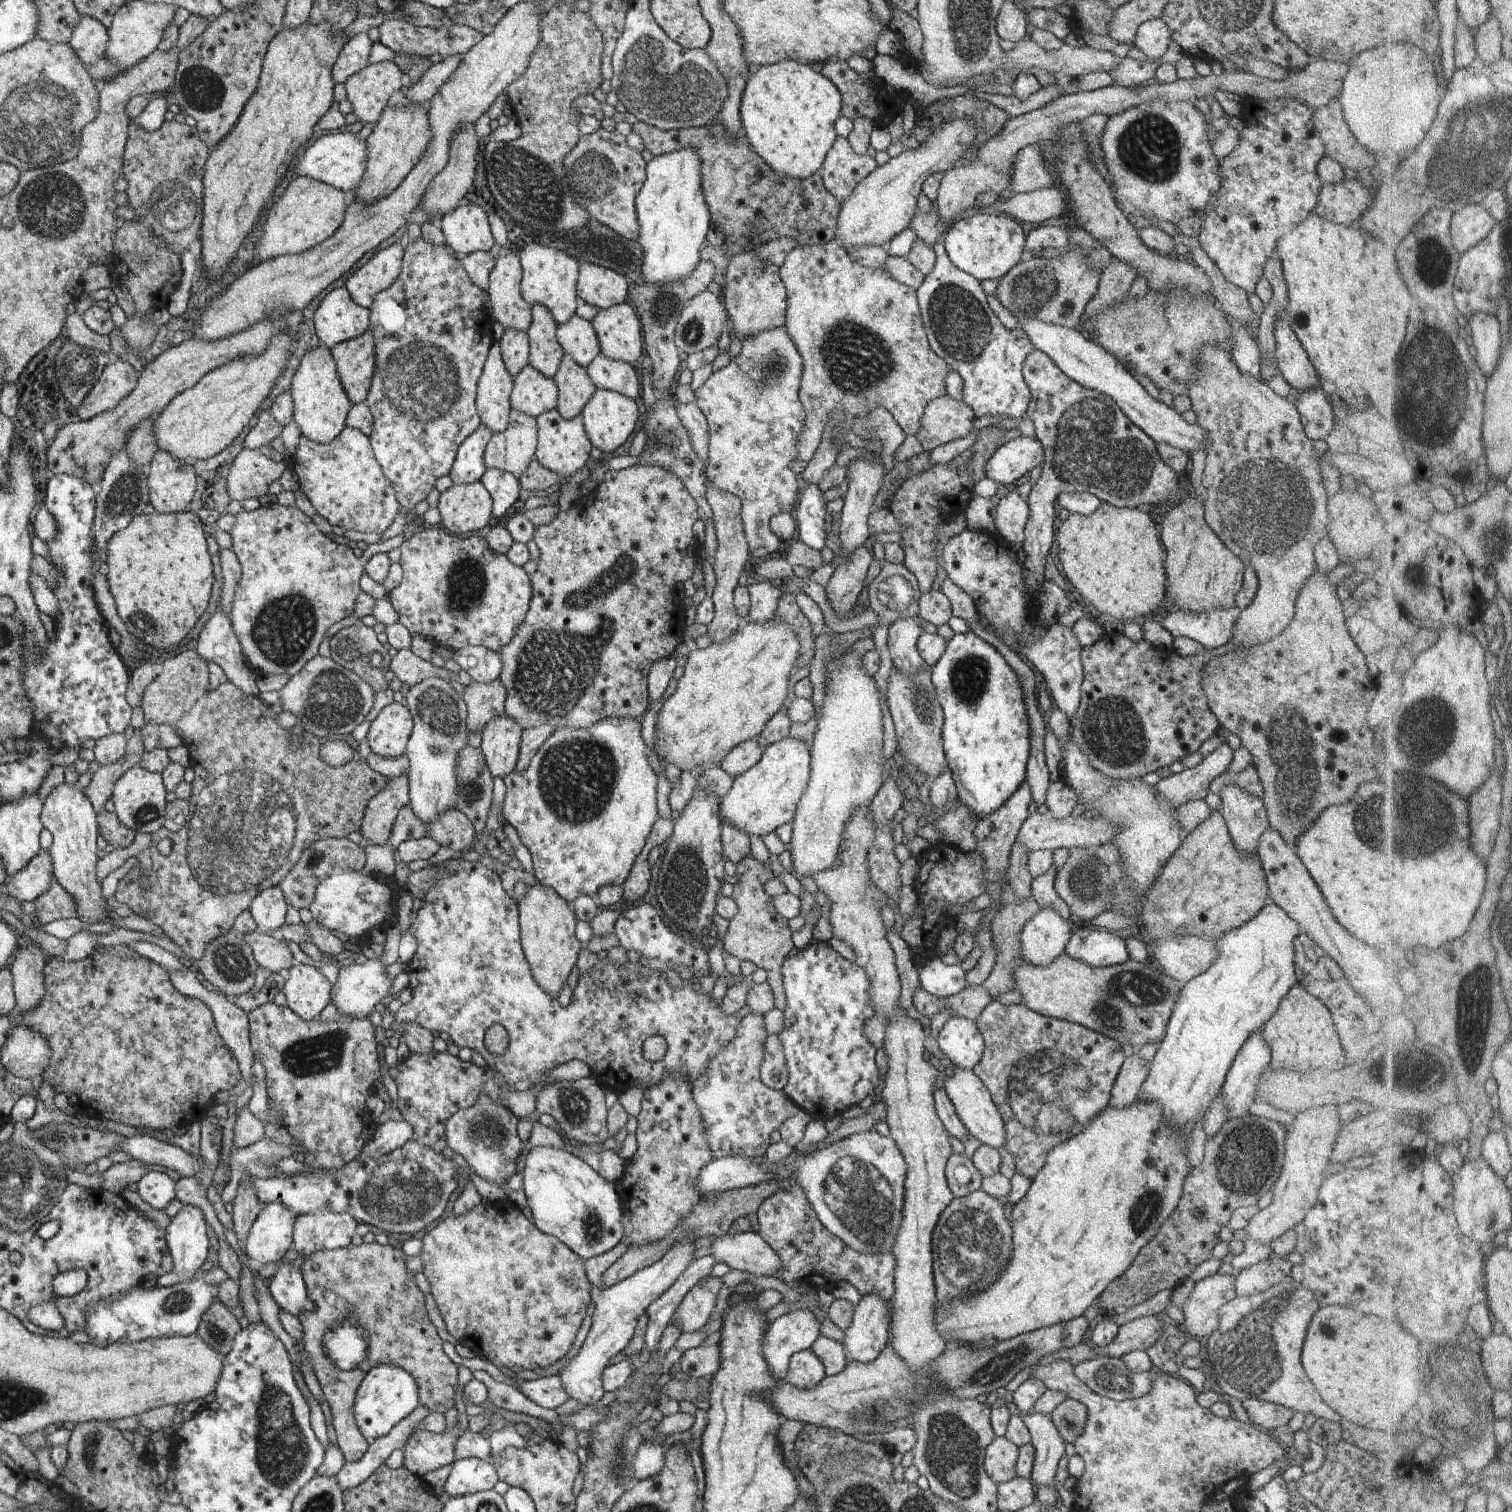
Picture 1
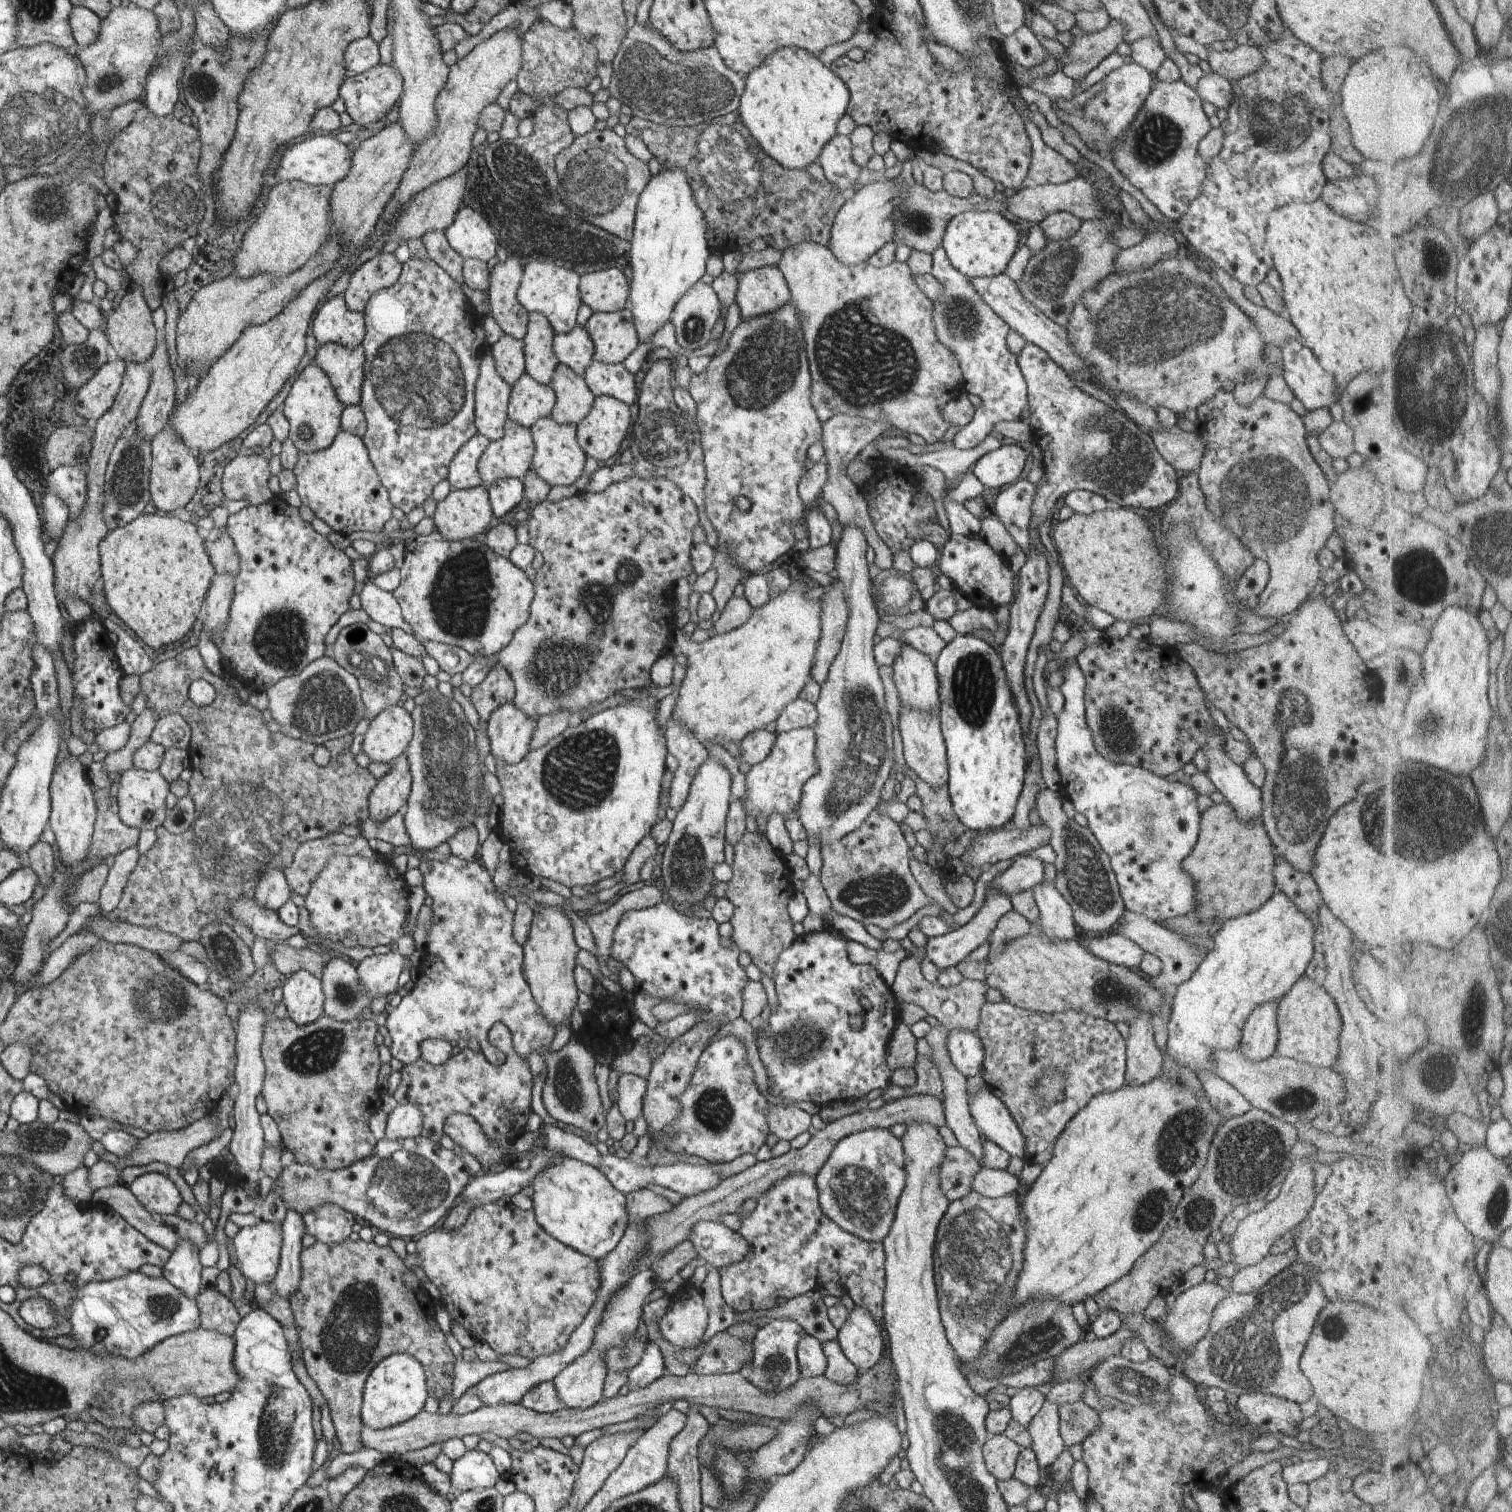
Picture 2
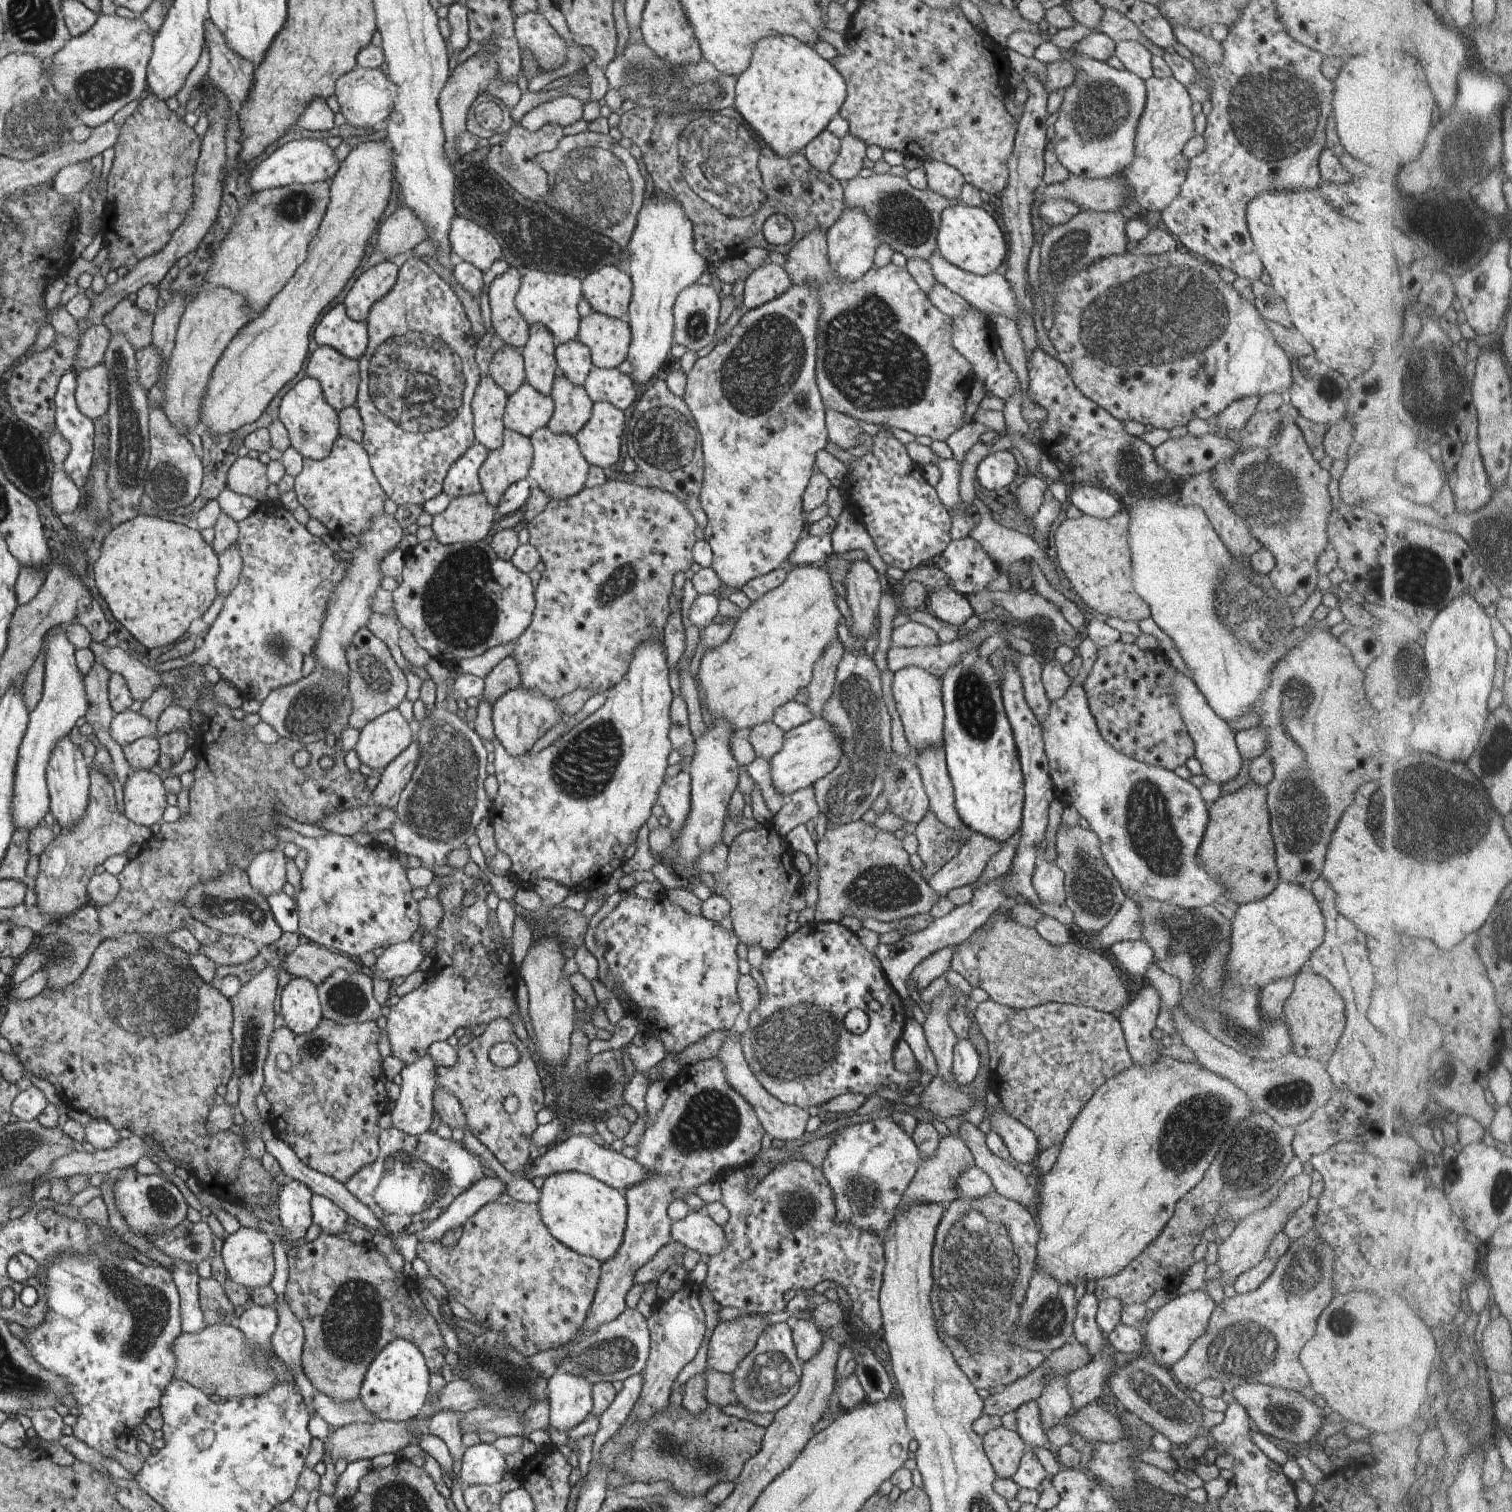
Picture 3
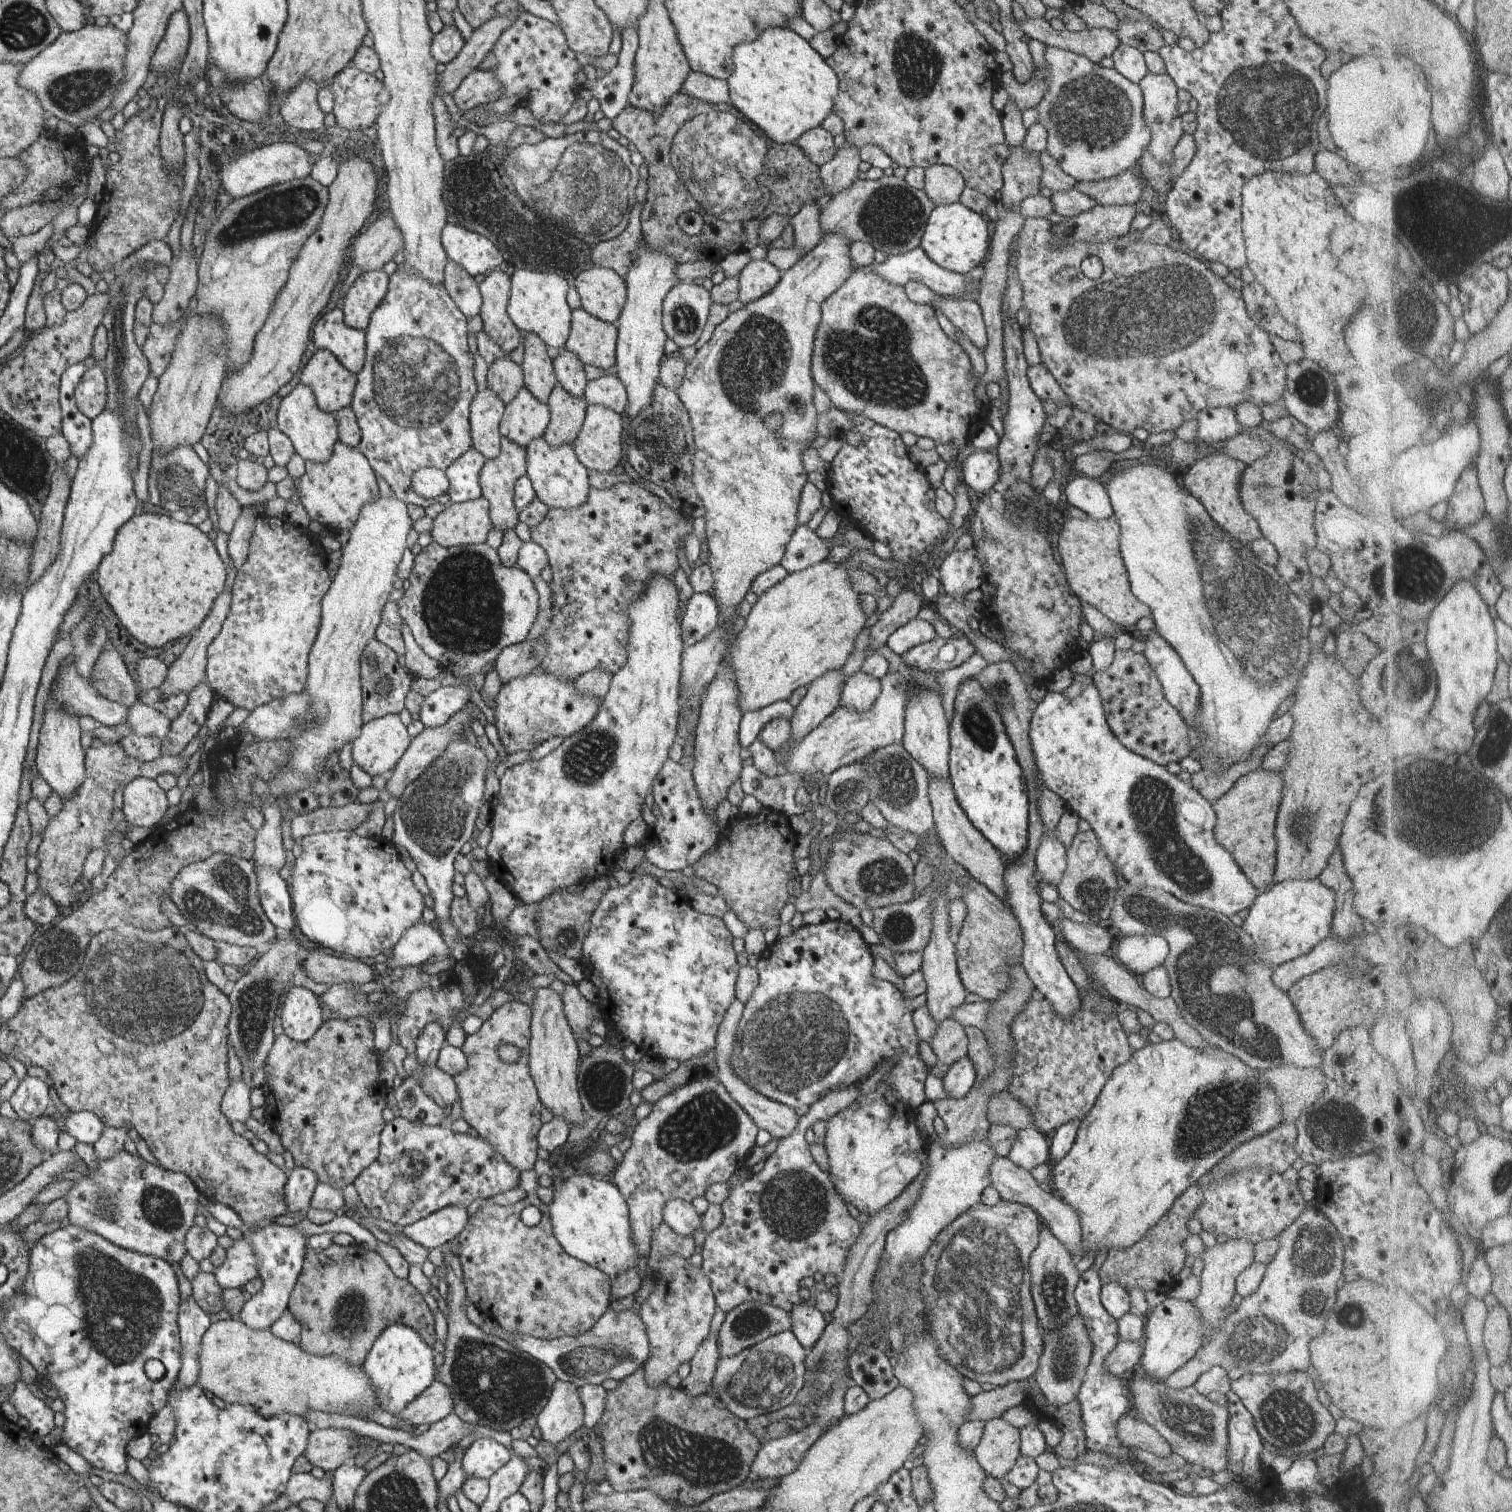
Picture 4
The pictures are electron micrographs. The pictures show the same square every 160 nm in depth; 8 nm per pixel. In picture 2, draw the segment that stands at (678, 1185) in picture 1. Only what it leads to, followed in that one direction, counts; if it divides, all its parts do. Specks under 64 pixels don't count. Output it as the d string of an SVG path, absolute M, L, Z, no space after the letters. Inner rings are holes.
M717 1021L696 1022L696 1024L681 1036L669 1041L669 1046L663 1050L659 1058L655 1058L651 1064L651 1071L646 1078L647 1088L641 1102L641 1112L647 1123L647 1132L651 1136L651 1144L654 1145L654 1137L659 1136L661 1128L667 1126L667 1122L675 1120L681 1112L681 1104L677 1102L677 1096L687 1088L689 1078L697 1066L697 1060L701 1052L706 1048L709 1037L718 1031L721 1026Z

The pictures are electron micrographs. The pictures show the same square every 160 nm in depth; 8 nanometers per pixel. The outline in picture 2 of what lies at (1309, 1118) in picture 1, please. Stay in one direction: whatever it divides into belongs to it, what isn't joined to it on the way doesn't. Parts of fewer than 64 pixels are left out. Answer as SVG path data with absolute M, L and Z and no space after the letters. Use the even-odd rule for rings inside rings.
M1307 1158L1295 1159L1280 1184L1277 1197L1266 1202L1259 1211L1245 1215L1237 1223L1228 1245L1233 1254L1232 1262L1235 1262L1239 1268L1257 1264L1262 1258L1265 1258L1271 1245L1282 1234L1290 1232L1294 1227L1297 1228L1298 1224L1306 1218L1316 1195L1313 1190L1311 1161L1312 1159L1307 1160Z

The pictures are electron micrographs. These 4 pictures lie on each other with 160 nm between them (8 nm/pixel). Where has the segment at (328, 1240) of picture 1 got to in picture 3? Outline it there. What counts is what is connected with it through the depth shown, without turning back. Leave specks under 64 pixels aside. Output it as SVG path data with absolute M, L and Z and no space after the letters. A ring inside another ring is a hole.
M313 1195L311 1210L312 1223L317 1224L323 1233L339 1236L339 1232L343 1232L347 1212L341 1210L331 1200L320 1195Z

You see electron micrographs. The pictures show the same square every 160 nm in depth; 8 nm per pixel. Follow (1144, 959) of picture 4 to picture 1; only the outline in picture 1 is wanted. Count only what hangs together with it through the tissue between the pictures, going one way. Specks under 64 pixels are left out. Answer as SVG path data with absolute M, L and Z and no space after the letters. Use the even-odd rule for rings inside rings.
M1084 927L1072 929L1064 954L1092 968L1111 967L1129 960L1129 952L1120 933Z

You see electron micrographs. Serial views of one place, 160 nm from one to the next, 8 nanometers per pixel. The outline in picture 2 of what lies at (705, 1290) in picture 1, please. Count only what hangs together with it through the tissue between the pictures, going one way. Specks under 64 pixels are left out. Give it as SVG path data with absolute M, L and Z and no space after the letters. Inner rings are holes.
M685 1285L671 1308L656 1323L661 1336L670 1345L681 1349L697 1348L707 1325L707 1310L699 1288Z

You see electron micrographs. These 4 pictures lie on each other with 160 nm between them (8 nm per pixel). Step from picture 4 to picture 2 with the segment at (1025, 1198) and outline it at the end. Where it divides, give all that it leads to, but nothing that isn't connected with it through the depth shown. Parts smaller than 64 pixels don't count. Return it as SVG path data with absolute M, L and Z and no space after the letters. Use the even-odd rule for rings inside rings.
M931 1026L927 1031L927 1034L924 1036L925 1041L929 1044L931 1049L931 1061L937 1069L940 1084L941 1084L941 1094L942 1094L942 1104L944 1107L944 1118L946 1126L957 1139L958 1146L967 1150L973 1158L977 1159L978 1162L981 1162L981 1156L983 1156L983 1143L980 1142L979 1132L973 1124L971 1119L971 1114L967 1110L967 1091L966 1078L963 1077L951 1063L949 1054L947 1053L946 1042L947 1042L948 1031L943 1026Z

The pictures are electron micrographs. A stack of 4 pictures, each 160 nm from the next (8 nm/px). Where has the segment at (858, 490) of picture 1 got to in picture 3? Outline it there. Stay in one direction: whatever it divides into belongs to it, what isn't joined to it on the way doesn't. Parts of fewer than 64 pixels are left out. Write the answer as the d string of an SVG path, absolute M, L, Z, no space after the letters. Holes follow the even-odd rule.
M853 560L842 585L845 588L844 599L851 612L851 630L848 632L855 638L868 638L884 591L881 578L867 561ZM844 650L831 696L827 698L823 718L841 740L841 758L833 770L813 786L818 813L827 819L827 825L843 825L861 819L880 792L881 774L893 756L890 740L890 717L882 698L879 671L865 653Z

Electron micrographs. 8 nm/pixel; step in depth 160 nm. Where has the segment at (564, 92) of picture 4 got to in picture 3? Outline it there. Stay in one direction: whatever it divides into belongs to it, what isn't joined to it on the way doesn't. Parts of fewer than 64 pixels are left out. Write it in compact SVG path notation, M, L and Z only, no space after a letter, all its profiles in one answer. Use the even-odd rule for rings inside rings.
M537 11L517 16L516 38L521 54L531 54L540 72L552 72L567 61L564 40ZM562 95L539 104L526 112L519 126L528 132L535 132L545 124L569 126L582 118L582 103L569 95Z

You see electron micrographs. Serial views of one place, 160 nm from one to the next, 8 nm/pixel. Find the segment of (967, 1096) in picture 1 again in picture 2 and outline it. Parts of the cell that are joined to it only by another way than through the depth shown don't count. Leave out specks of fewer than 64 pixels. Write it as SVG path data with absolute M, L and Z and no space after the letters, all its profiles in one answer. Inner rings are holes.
M984 1086L975 1094L969 1094L967 1110L980 1134L1011 1157L1023 1158L1025 1138L1021 1136L1007 1108L991 1094L989 1088Z

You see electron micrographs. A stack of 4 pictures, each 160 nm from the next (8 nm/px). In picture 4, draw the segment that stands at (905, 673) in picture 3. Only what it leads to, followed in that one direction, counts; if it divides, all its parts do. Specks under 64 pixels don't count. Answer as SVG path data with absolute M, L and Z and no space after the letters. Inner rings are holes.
M918 690L913 694L907 704L905 704L905 722L903 722L904 732L901 738L901 746L910 758L919 764L933 778L947 780L949 778L949 736L947 720L945 720L941 697L937 696L937 691Z

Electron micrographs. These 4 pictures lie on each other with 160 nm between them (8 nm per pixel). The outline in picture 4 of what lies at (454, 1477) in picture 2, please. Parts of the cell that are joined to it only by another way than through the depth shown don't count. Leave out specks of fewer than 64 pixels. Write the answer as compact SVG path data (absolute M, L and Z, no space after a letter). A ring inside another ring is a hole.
M477 1438L464 1450L460 1467L467 1477L489 1479L505 1462L510 1452L490 1438Z

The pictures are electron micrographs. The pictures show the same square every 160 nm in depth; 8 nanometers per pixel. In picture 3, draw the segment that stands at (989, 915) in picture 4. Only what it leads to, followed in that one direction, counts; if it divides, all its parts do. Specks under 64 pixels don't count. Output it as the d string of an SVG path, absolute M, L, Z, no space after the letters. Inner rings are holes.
M1007 911L991 914L983 926L953 947L950 970L959 973L971 987L983 989L989 999L1013 1009L1055 1002L1111 1013L1128 1004L1127 983L1118 977L1112 961L1075 942L1051 946L1033 927L1011 920Z

